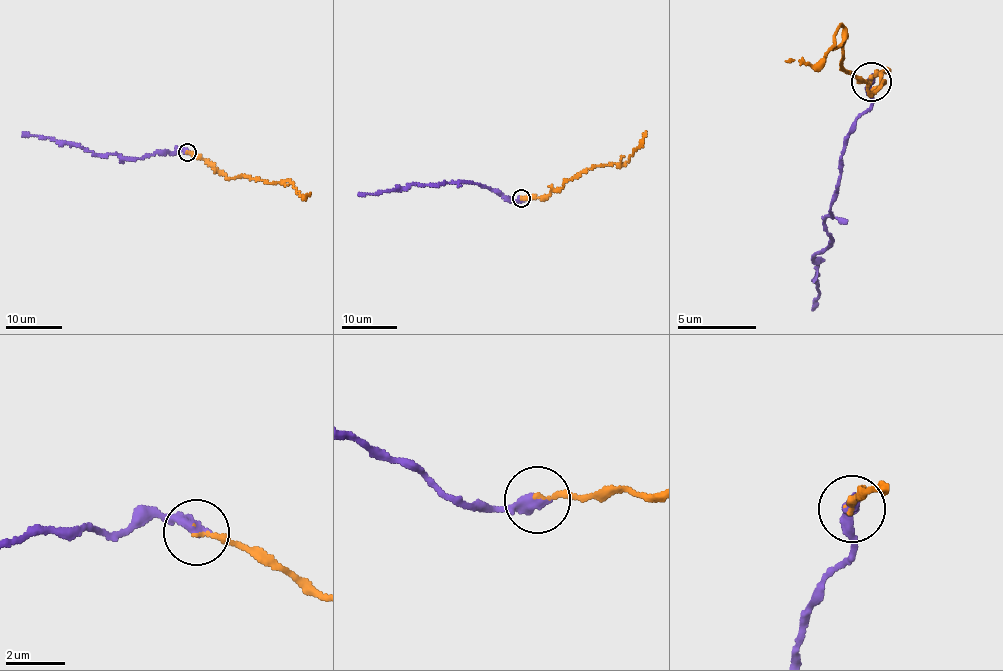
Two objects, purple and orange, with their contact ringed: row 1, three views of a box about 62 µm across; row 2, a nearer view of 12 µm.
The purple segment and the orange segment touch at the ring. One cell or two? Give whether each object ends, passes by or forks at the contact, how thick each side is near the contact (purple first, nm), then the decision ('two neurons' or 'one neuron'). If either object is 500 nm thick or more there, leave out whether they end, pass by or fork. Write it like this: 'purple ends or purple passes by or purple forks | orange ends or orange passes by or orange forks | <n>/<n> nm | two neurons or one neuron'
purple ends | orange ends | 440/160 nm | one neuron

